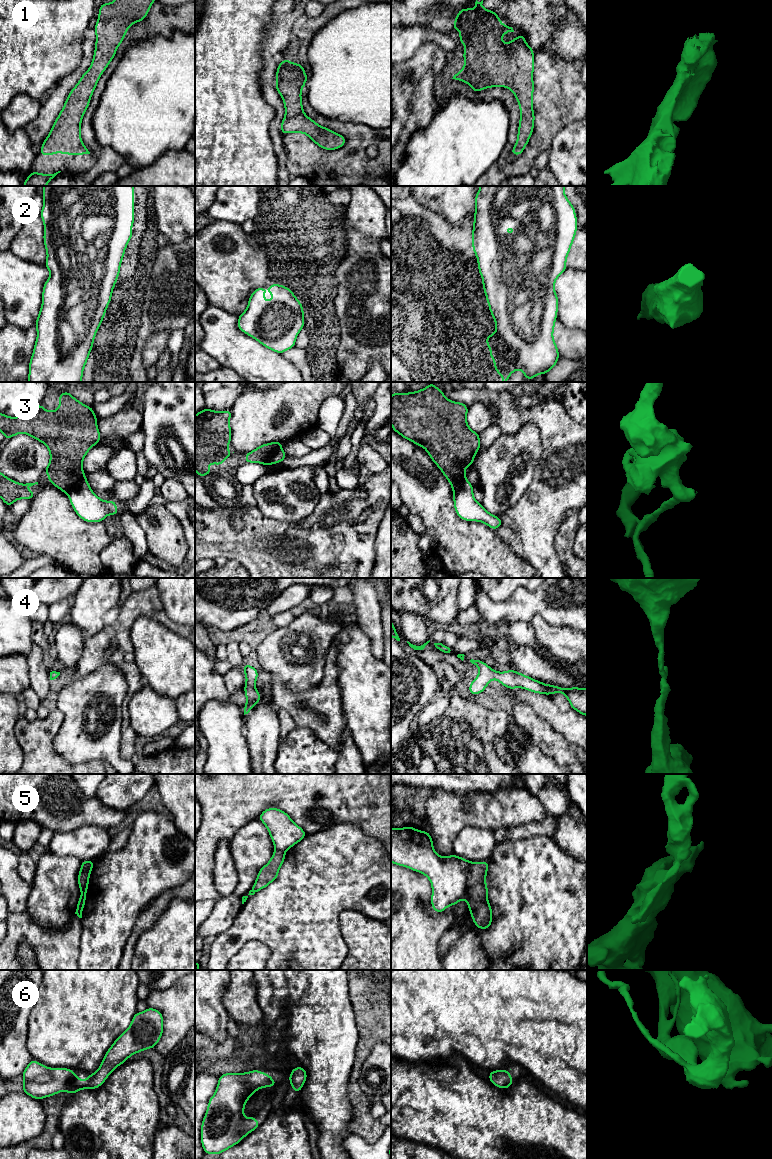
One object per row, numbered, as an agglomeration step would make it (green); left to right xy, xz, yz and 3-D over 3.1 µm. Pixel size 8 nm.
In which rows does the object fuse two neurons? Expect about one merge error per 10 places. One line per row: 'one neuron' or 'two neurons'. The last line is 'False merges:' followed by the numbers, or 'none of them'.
1: one neuron
2: one neuron
3: two neurons
4: one neuron
5: two neurons
6: one neuron
False merges: 3, 5

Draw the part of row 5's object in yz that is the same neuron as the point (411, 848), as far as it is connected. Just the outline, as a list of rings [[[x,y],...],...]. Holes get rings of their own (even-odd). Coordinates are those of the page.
[[[411,826],[391,827],[391,862],[422,873],[430,880],[431,905],[438,913],[466,898],[471,862],[455,854],[439,856],[428,831],[419,831]]]

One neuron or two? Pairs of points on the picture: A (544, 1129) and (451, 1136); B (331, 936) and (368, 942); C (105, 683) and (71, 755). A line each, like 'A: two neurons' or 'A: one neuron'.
A: one neuron
B: two neurons
C: one neuron

